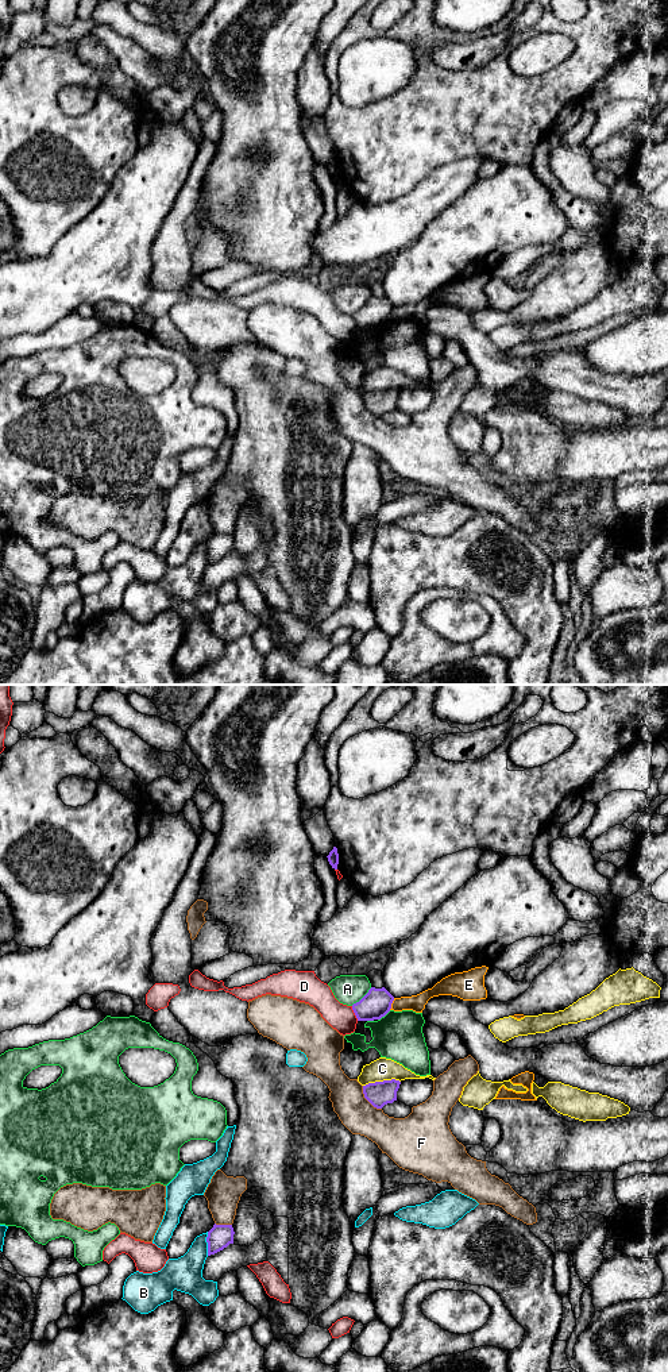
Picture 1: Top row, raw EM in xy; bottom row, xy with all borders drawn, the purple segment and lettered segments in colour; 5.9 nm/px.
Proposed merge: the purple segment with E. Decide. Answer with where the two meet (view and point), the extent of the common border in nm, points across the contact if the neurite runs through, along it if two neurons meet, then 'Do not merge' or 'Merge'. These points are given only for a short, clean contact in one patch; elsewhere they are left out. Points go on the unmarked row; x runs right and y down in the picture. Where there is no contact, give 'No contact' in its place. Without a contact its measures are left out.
Touches purple at xy (392, 311). Shared border 80 nm. Boundary: xy (394, 307), (389, 318). Do not merge

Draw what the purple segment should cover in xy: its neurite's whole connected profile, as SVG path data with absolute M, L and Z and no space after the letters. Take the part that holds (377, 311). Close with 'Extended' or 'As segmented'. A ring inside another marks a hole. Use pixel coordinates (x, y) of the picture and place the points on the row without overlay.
M371 296L359 311L352 313L352 319L358 329L381 328L390 320L393 309L394 305L385 296Z. As segmented

